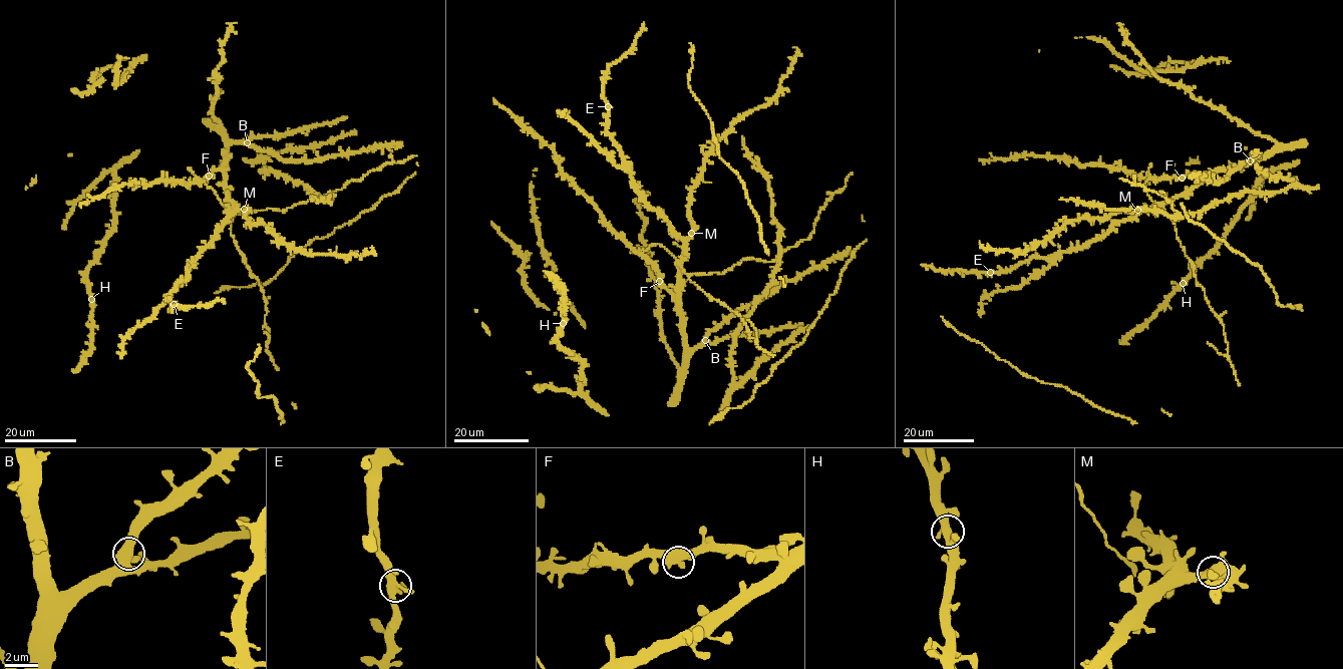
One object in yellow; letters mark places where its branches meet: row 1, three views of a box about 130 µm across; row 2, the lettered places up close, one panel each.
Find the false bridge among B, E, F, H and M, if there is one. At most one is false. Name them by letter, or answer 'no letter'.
no letter

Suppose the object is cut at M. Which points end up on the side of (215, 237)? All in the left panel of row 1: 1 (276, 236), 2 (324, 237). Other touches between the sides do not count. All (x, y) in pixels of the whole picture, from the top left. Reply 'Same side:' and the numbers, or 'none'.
Same side: 2

